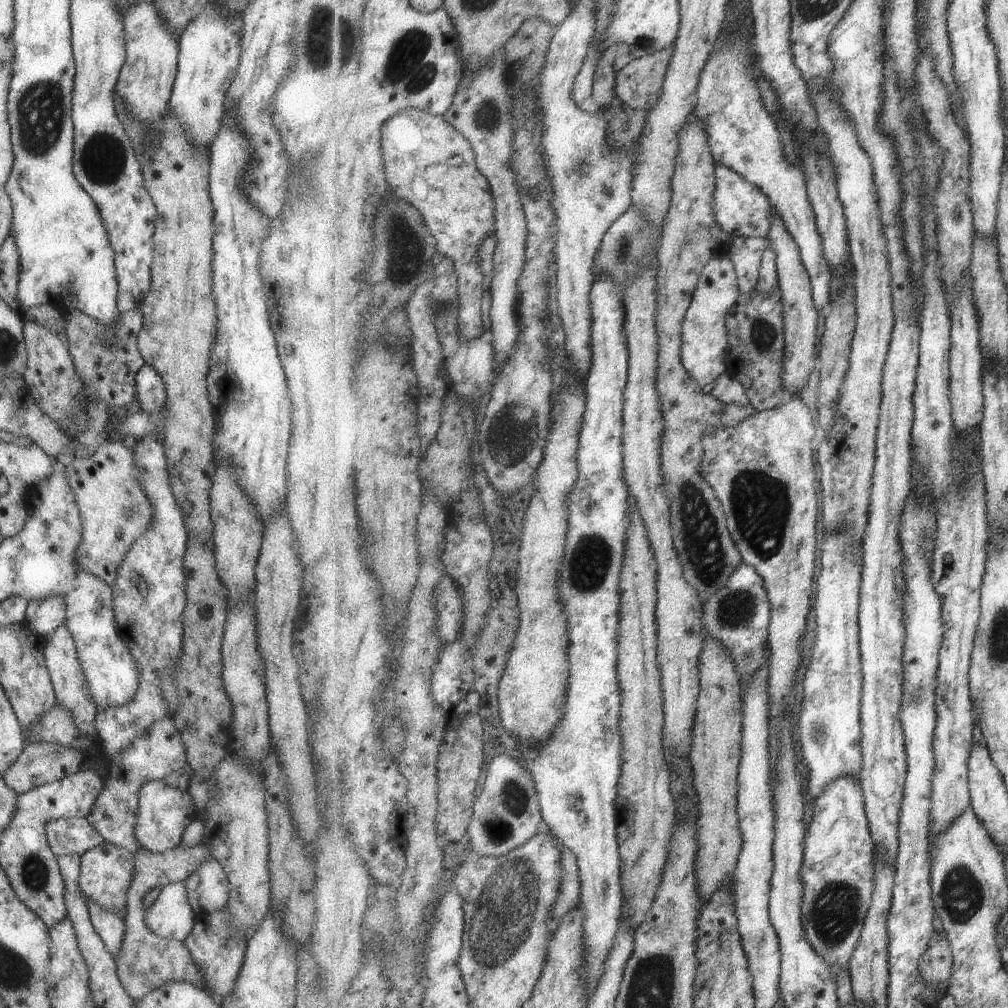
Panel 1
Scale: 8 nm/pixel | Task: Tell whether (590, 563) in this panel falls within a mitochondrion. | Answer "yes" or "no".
yes

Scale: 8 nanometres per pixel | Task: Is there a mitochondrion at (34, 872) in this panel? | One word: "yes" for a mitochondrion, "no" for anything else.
yes

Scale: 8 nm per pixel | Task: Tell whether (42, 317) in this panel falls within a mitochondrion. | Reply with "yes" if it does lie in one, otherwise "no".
no

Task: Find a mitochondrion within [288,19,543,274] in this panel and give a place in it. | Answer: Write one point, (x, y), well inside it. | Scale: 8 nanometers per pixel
(409, 64)

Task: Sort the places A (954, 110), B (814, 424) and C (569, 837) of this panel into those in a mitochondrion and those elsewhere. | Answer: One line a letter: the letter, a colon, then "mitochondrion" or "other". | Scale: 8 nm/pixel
A: other
B: other
C: other

